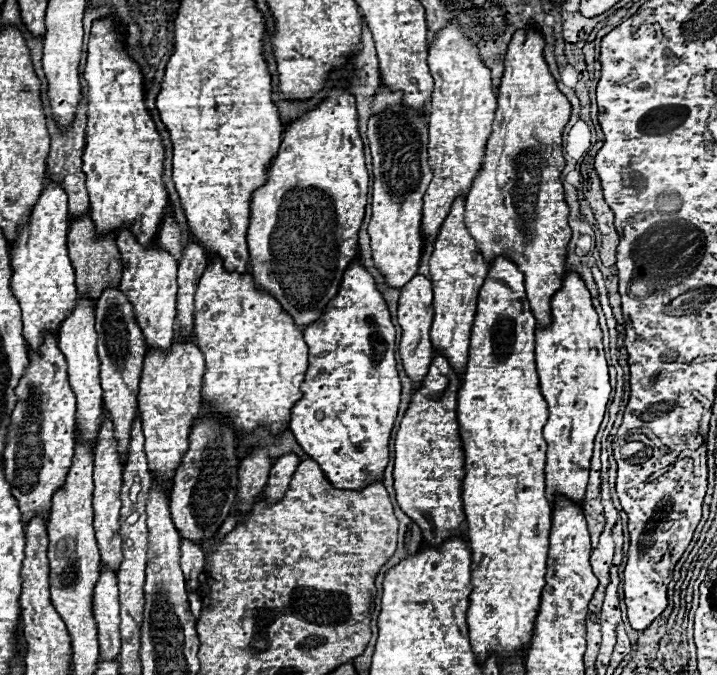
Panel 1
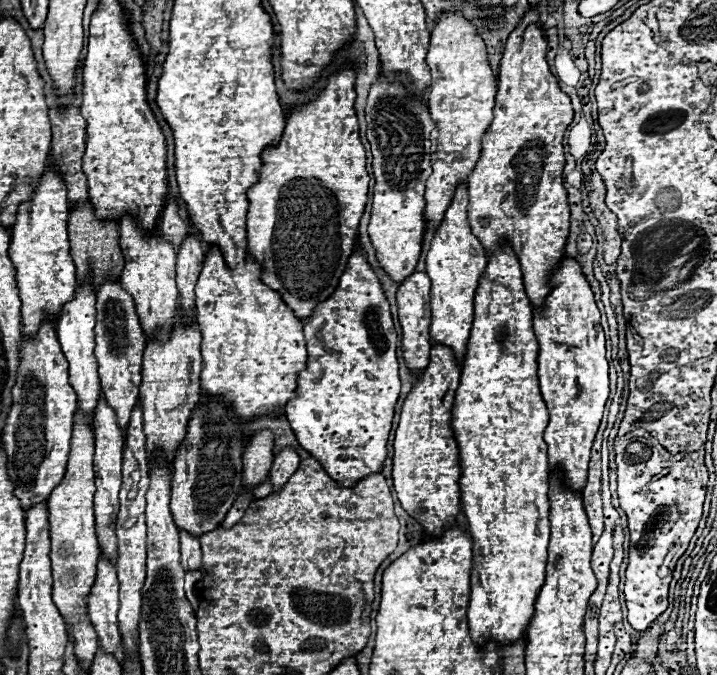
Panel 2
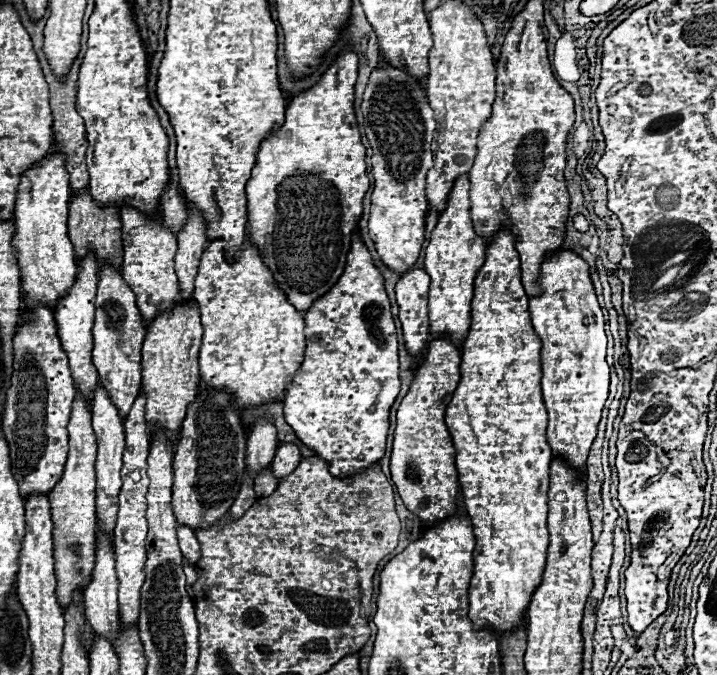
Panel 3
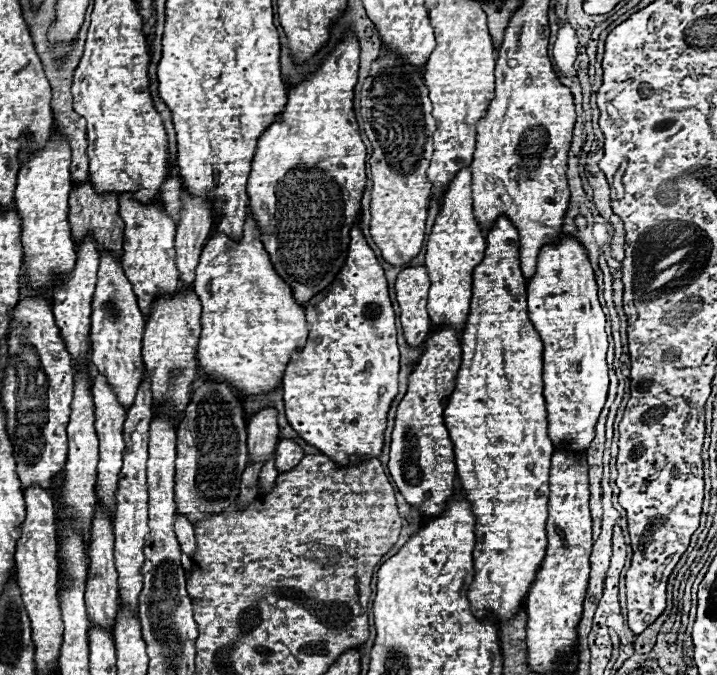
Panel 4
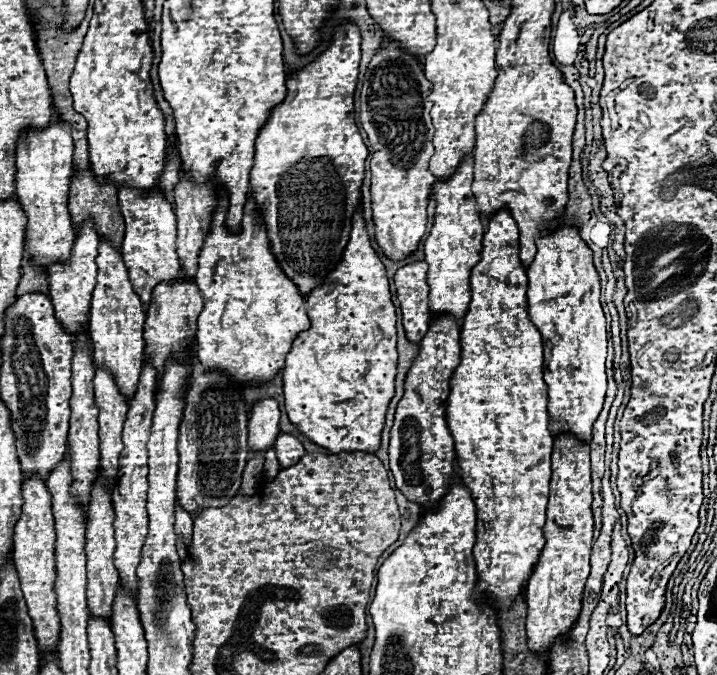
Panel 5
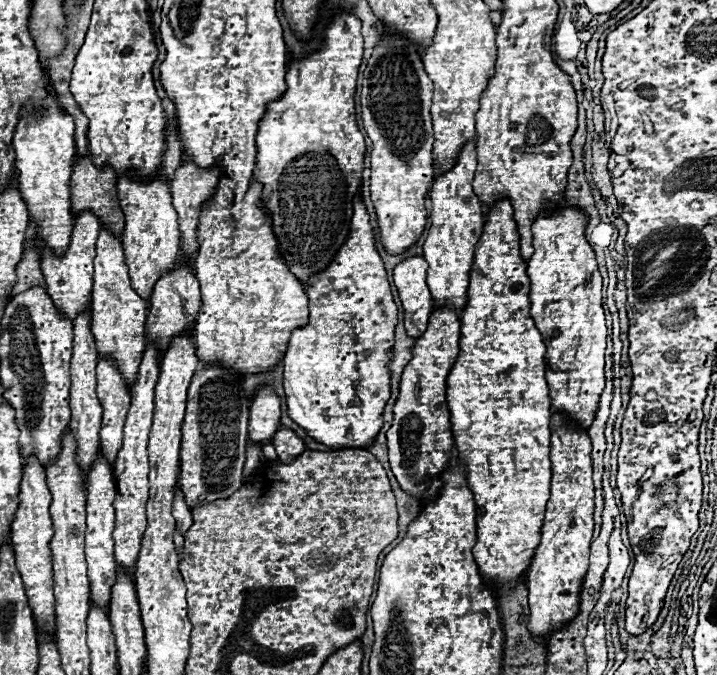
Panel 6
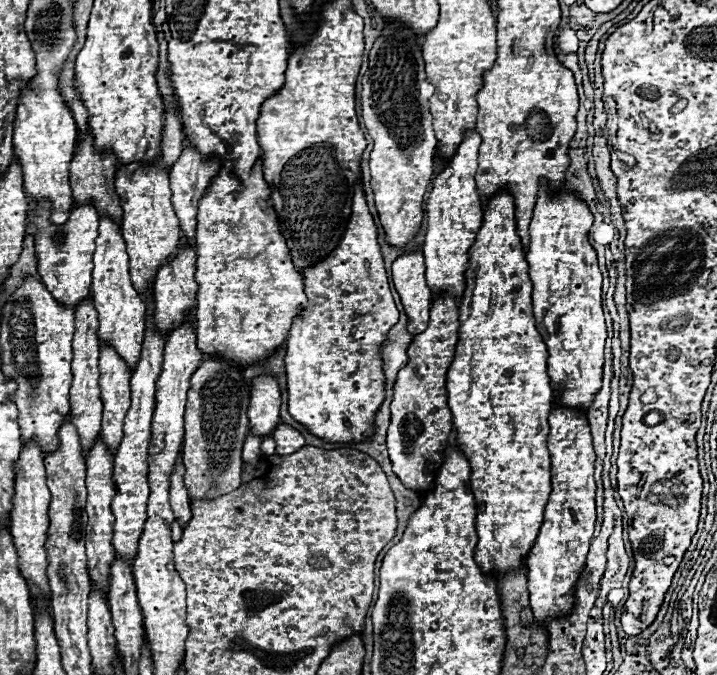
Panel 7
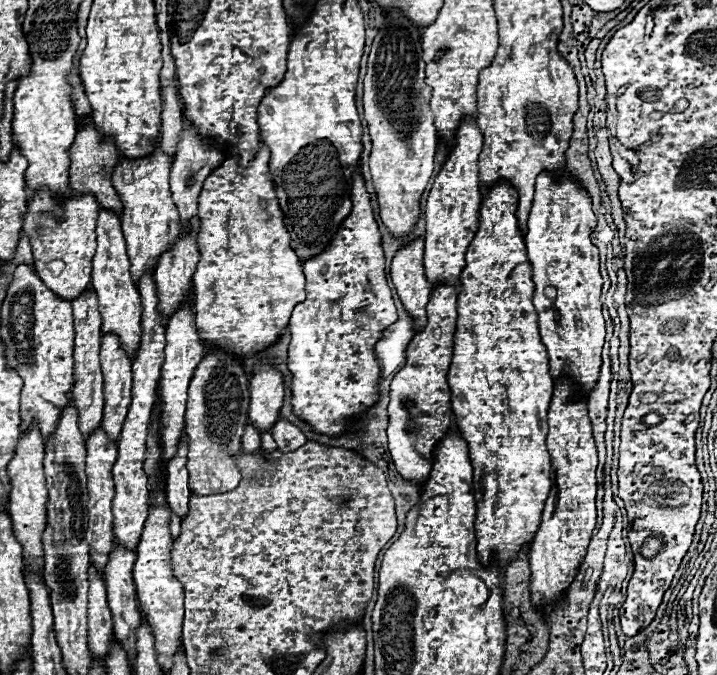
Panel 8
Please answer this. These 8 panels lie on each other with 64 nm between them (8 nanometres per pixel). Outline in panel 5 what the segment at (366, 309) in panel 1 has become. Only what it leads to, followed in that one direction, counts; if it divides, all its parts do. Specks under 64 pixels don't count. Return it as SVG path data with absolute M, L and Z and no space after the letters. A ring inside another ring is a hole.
M360 208L354 212L350 242L342 262L328 274L322 288L312 290L306 302L310 330L294 340L282 376L288 418L310 442L328 452L376 452L380 448L386 410L396 386L396 308L390 300L386 268L370 244Z

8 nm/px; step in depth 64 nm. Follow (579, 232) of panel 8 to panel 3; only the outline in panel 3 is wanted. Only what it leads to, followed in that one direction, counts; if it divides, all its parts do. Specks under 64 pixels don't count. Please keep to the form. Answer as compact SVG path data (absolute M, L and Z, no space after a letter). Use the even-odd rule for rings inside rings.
M558 250L542 264L538 280L542 294L530 298L530 316L534 332L542 340L542 396L548 408L548 430L546 440L552 448L552 456L566 460L576 472L586 472L586 458L596 438L596 428L602 416L604 402L608 398L610 366L606 364L606 334L604 316L596 300L596 292L588 274L588 264L570 250Z

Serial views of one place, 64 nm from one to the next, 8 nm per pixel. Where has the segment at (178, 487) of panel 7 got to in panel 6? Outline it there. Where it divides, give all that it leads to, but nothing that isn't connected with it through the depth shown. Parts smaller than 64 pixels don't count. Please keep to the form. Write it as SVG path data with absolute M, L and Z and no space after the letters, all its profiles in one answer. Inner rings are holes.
M176 488L176 496L174 496L174 510L172 510L174 518L176 518L176 530L184 536L192 524L192 512L190 508L186 506L184 502L184 496L182 496L182 490Z

